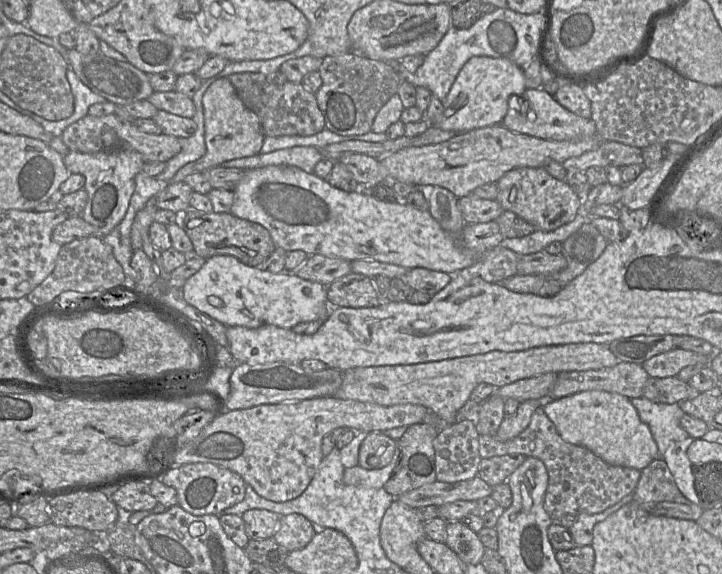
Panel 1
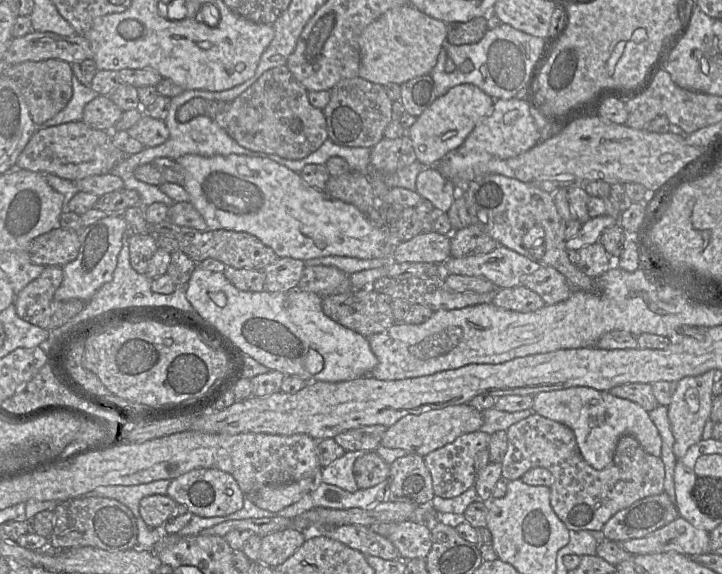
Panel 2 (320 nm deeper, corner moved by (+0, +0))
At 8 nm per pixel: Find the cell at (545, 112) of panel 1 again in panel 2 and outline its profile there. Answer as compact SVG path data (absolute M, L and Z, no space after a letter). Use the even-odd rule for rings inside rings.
M514 97L495 100L492 111L475 126L456 150L462 155L469 152L487 152L493 157L508 159L528 151L539 140L540 131L530 113L530 106L525 99Z

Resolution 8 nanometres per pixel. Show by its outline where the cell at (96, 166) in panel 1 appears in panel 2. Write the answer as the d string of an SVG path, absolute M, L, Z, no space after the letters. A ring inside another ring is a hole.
M117 214L108 215L79 232L80 248L78 255L73 261L62 267L63 280L54 293L54 300L78 299L88 302L105 283L110 282L122 248L122 238L127 230L127 221L122 214Z

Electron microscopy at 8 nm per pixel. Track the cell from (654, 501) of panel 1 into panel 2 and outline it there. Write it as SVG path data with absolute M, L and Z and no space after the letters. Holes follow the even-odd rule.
M662 492L640 499L615 513L603 526L605 538L624 542L642 538L679 517L675 503Z

